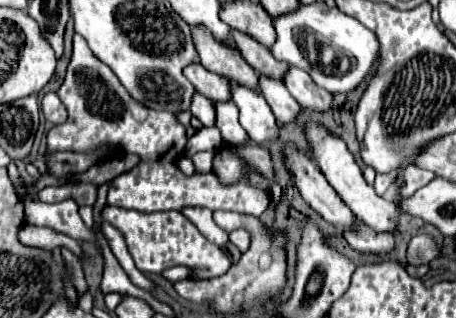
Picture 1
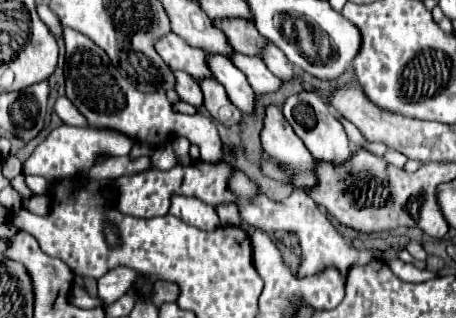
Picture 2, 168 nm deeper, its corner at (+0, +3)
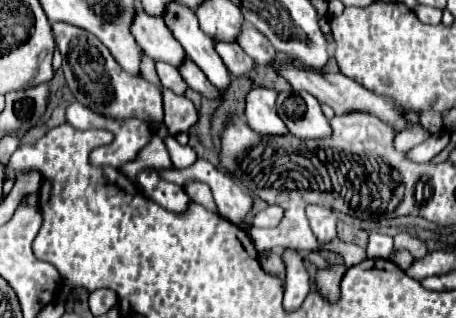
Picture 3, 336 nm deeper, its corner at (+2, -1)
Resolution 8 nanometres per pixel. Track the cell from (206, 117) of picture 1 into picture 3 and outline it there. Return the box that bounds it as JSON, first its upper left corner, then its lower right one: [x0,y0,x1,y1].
[156,62,188,94]

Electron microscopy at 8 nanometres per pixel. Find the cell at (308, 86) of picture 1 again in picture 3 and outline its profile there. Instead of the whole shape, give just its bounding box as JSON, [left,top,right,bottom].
[236,22,276,66]

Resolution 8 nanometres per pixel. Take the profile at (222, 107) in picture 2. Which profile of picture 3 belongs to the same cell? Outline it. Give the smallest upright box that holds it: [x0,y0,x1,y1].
[178,58,220,98]

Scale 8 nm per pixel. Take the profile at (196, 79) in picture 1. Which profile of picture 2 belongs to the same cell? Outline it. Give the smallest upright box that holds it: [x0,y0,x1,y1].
[156,34,214,82]

